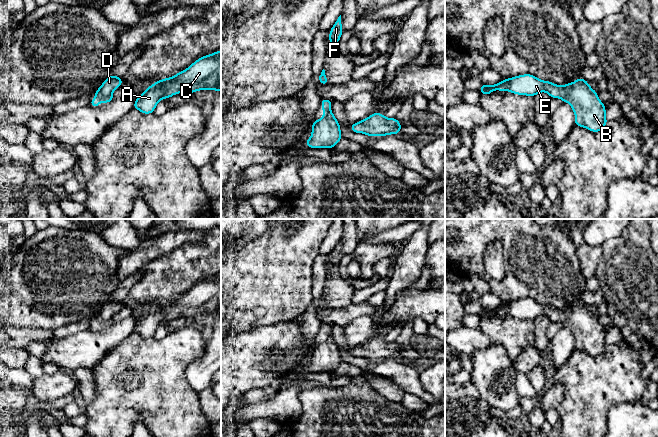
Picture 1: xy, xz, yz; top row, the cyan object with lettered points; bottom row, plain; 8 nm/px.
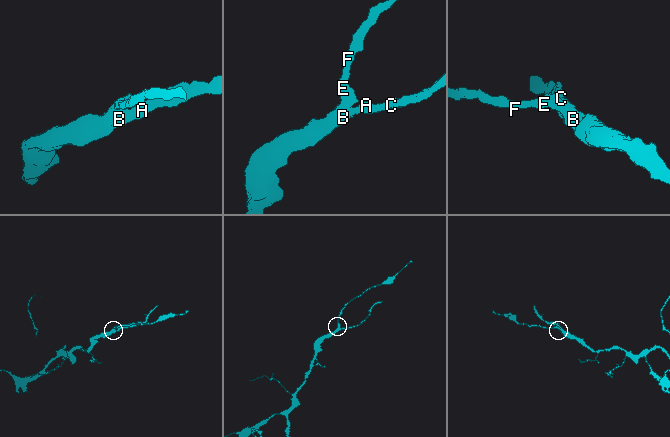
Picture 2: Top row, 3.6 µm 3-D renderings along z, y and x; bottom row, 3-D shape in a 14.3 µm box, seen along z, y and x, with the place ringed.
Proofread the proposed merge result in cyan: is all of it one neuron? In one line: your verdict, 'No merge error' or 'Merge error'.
No merge error

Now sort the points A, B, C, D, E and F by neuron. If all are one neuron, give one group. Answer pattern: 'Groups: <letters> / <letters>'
Groups: A B C D E F

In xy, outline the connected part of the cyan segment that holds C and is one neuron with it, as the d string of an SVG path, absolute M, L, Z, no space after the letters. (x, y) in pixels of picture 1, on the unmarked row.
M221 274L200 281L173 301L156 305L136 323L133 333L150 338L161 323L198 314L221 314Z

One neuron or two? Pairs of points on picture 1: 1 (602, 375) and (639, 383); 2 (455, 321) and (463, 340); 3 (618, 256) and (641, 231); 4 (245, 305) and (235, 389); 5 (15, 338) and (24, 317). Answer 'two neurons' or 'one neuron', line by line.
1: one neuron
2: two neurons
3: one neuron
4: two neurons
5: two neurons

